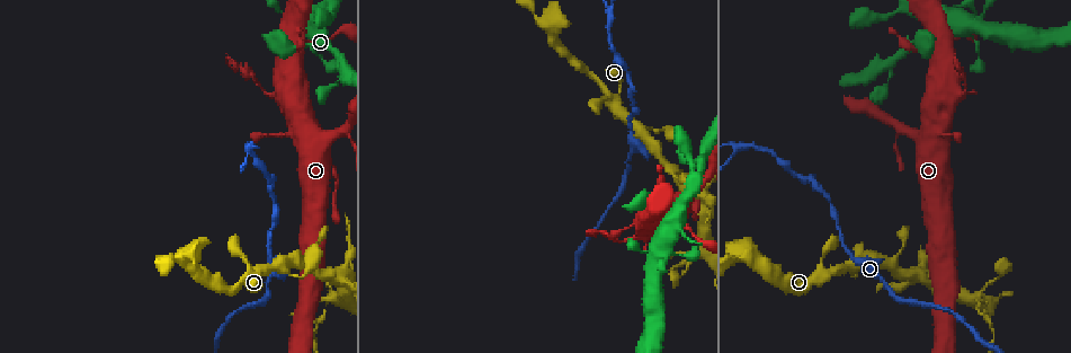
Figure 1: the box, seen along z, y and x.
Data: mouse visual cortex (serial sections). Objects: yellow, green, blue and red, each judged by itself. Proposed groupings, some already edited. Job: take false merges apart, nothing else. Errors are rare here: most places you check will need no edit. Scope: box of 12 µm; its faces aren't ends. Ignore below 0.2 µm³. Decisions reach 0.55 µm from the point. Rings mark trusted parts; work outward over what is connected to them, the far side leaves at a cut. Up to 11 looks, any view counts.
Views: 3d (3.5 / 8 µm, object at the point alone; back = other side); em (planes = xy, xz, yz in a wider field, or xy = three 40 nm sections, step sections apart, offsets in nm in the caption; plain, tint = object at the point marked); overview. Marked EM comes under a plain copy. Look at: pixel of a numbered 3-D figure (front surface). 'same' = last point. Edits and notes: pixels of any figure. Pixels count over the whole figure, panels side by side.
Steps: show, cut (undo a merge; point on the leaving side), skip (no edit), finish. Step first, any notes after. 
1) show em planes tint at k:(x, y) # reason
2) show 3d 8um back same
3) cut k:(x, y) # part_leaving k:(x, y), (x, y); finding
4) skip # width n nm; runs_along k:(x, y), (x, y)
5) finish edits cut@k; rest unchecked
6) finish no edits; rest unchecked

show 3d 3.5um at 1:(608, 14) # sudden change in width

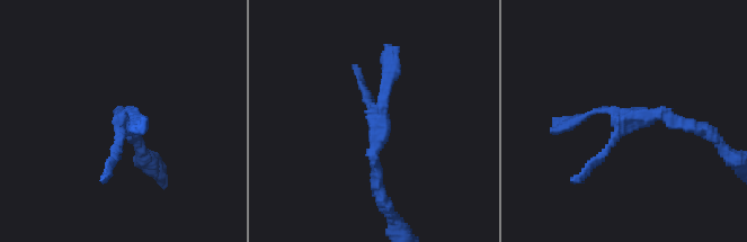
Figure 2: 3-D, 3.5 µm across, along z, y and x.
show em xy step 5 tint at 2:(623, 122) # shape alone is not enough

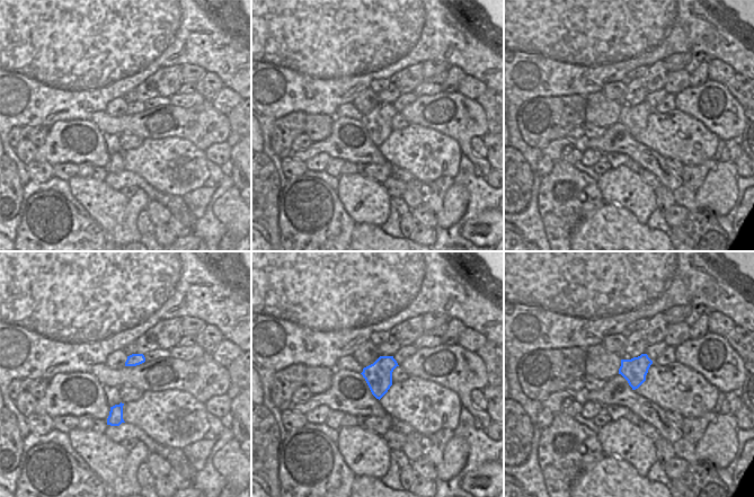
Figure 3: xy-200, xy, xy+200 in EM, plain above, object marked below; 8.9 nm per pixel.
show em xy step 3 tint same

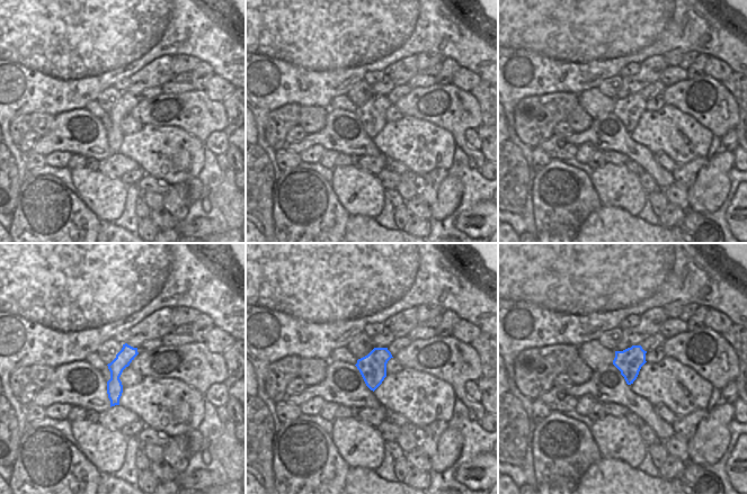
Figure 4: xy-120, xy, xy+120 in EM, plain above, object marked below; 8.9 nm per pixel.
skip # width 240 nm; runs_along 2:(690, 128), (627, 117), (580, 177); all the same cell

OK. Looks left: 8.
show 3d 8um at 1:(825, 272) # sharp bend

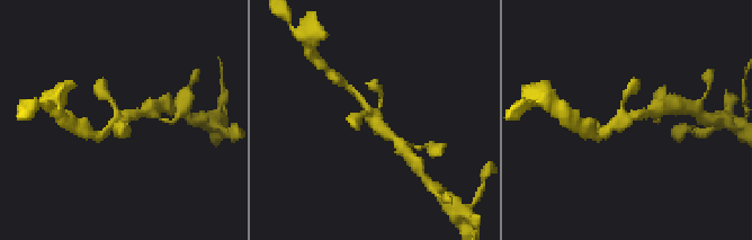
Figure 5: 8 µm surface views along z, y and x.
show em xy step 3 tint at 5:(375, 117) # need the tissue

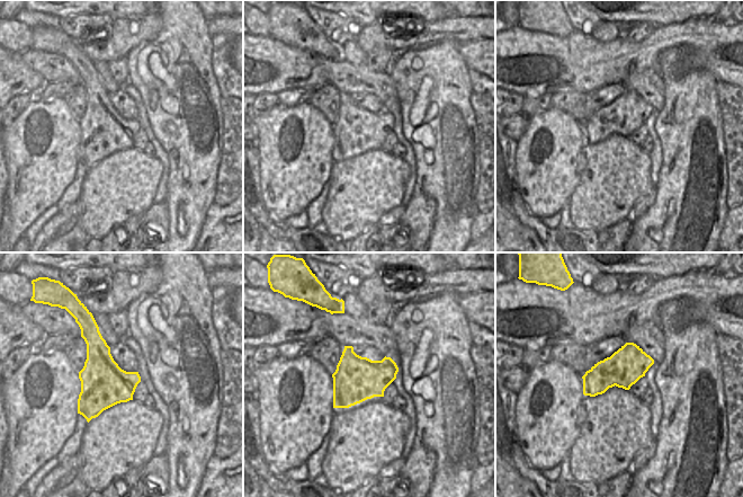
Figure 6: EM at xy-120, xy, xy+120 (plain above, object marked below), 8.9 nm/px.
skip # continuous, no second cell

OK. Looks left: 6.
show 3d 3.5um at 1:(918, 272) # three-way junction

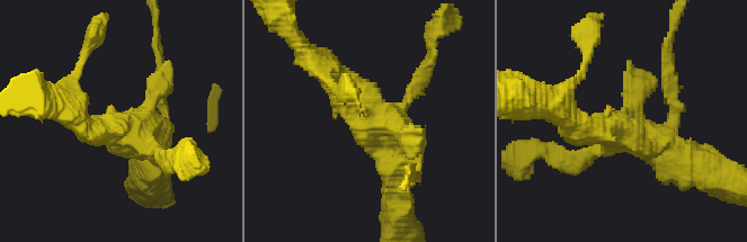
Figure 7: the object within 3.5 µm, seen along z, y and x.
show em xy step 2 tint at 7:(386, 117) # need the tissue

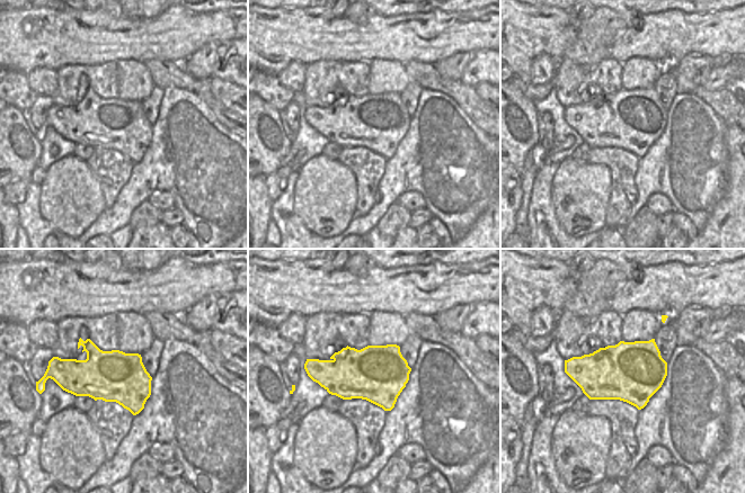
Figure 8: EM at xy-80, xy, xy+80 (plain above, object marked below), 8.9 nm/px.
skip # runs_along 7:(329, 72), (398, 130), (394, 176); continuous, no second cell

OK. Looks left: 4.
show 3d 8um back at 1:(984, 309) # narrows sharply

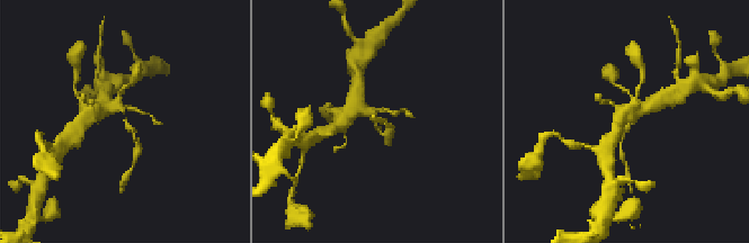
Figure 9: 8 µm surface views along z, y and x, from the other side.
show 3d 3.5um at 9:(124, 112) # closer look

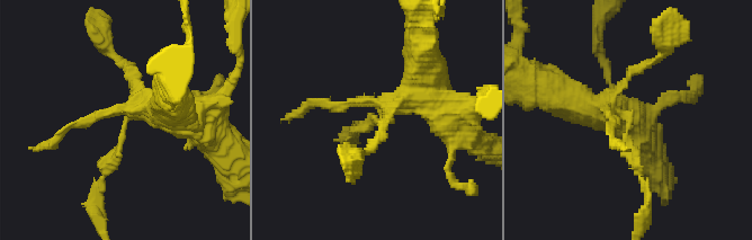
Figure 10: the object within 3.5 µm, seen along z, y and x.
show em planes tint at 10:(628, 131)

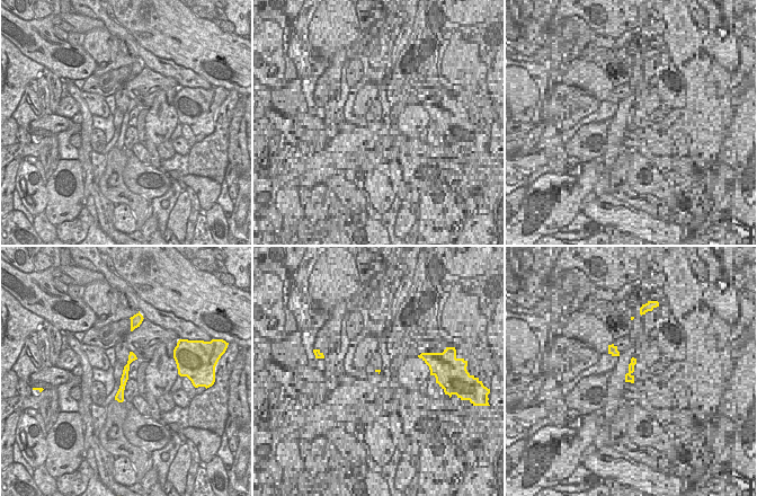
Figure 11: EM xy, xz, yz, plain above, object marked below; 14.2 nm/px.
skip # one cell here

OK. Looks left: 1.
finish no edits; rest unchecked

